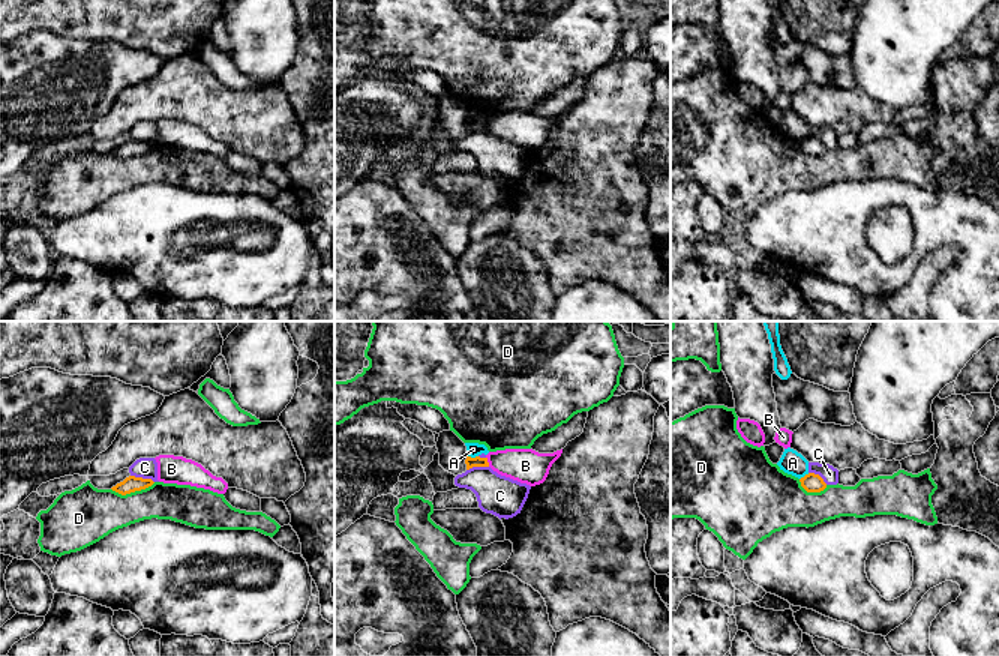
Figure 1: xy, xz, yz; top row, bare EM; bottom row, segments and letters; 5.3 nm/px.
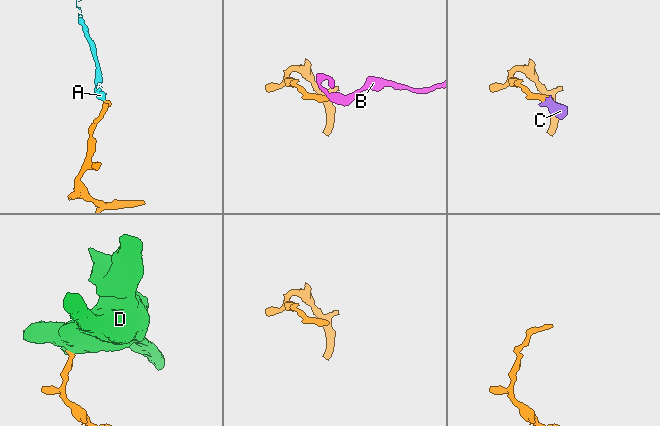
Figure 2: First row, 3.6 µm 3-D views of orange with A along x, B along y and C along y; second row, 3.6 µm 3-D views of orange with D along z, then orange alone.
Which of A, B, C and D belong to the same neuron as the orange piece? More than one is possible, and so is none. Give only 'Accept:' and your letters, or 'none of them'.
Accept: none of them

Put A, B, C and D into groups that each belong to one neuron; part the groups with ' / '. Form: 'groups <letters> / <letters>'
groups A C / B / D

